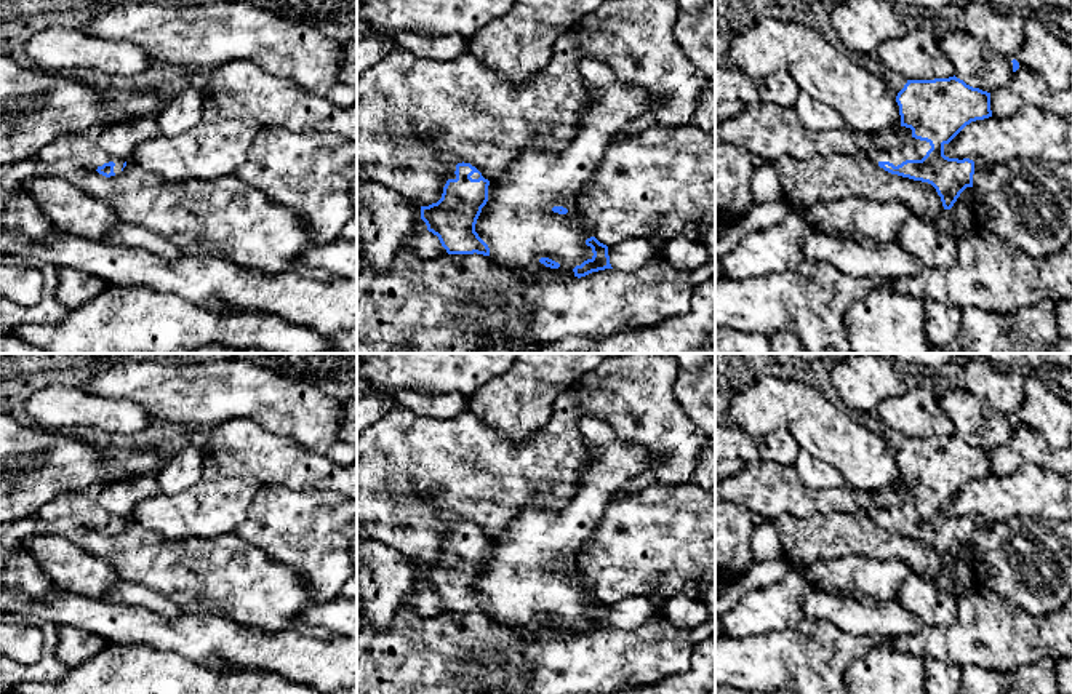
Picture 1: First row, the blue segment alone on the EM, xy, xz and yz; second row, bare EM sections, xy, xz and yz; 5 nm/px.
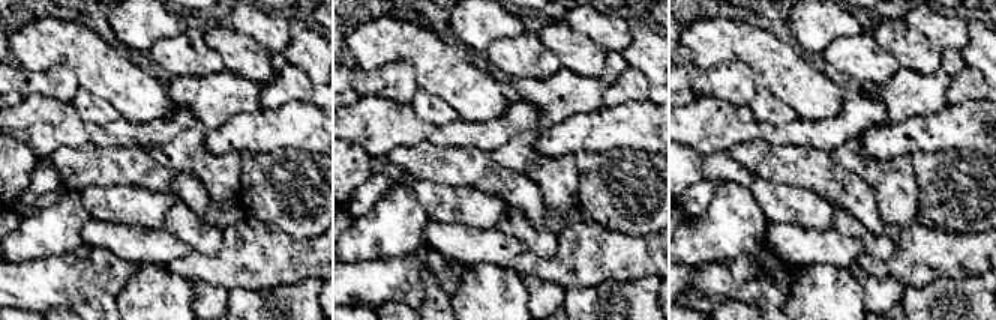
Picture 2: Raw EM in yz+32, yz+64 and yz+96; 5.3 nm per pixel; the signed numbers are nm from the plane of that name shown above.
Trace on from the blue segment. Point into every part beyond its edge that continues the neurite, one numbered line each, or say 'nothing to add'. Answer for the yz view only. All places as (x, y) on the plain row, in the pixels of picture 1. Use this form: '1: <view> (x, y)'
1: yz (914, 507)

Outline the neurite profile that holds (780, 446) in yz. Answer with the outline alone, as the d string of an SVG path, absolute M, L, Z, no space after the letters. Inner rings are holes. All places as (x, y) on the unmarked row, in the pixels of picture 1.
M715 424L715 464L739 459L747 464L757 457L794 465L802 448L787 429L752 438L734 424Z

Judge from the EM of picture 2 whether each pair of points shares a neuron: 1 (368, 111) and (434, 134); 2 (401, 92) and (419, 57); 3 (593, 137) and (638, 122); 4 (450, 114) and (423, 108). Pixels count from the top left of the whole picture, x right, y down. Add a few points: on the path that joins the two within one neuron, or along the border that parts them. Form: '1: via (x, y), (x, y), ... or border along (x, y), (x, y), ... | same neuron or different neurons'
1: via (384, 123), (396, 123), (417, 131) | same neuron
2: border along (377, 69), (405, 62), (419, 87) | different neurons
3: via (603, 131), (627, 125) | same neuron
4: via (444, 113), (429, 108) | same neuron

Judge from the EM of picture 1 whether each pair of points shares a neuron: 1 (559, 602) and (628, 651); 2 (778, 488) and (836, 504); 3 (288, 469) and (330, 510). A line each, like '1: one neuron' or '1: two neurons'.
1: two neurons
2: one neuron
3: two neurons

